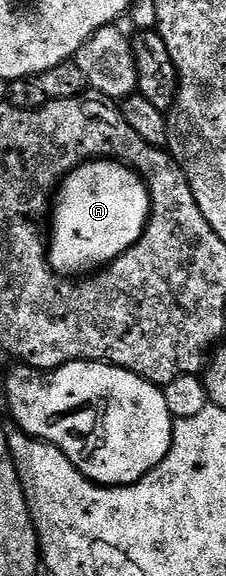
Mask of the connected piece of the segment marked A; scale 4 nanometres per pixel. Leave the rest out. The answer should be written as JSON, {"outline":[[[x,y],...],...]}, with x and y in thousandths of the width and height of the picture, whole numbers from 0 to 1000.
{"outline":[[[416,276],[323,293],[265,316],[226,356],[226,403],[208,411],[208,444],[239,474],[292,484],[442,470],[544,443],[633,408],[659,385],[659,326],[611,295],[540,286],[531,280]]]}

